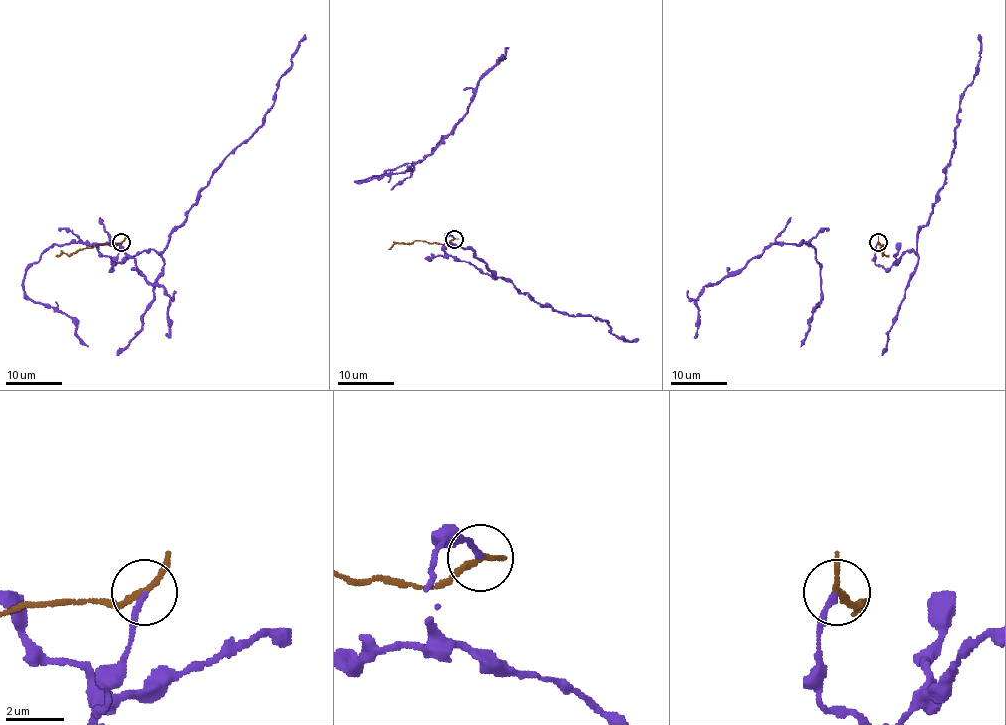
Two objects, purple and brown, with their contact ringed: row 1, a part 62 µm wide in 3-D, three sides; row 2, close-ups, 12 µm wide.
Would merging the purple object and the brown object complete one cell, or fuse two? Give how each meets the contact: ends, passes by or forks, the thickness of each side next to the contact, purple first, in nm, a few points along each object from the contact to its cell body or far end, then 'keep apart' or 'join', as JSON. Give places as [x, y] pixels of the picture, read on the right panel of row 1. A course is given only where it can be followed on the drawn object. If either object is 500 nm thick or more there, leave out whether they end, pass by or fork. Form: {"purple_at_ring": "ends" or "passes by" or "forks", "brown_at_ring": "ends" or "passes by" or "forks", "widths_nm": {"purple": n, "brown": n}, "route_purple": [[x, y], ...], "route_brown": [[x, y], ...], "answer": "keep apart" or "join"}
{"purple_at_ring": "ends", "brown_at_ring": "passes by", "widths_nm": {"purple": 190, "brown": 190}, "route_purple": [[878, 242], [874, 260], [888, 269], [916, 250], [956, 143], [978, 34]], "route_brown": [[878, 242], [884, 245], [880, 248], [888, 256]], "answer": "keep apart"}

